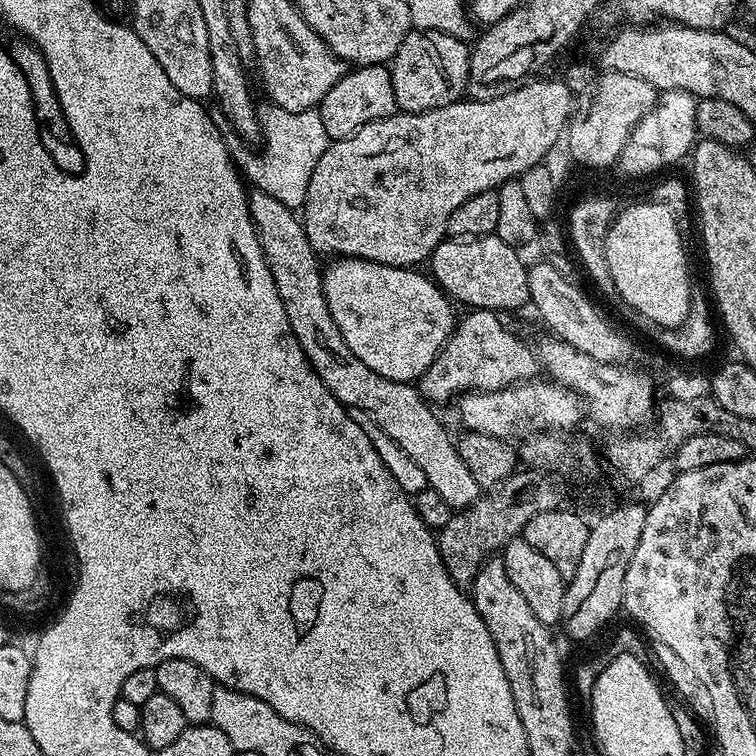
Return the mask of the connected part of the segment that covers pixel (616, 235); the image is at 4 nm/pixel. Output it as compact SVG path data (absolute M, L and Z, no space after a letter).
M632 202L628 206L611 223L606 238L606 261L616 287L615 295L624 299L629 309L646 315L659 326L678 328L688 316L694 291L688 277L685 237L666 206L651 202Z

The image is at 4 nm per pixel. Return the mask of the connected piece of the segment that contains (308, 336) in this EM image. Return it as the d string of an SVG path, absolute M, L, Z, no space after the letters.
M257 190L249 191L248 209L266 258L266 266L270 266L274 286L278 286L278 298L282 298L290 330L306 354L312 371L322 378L326 390L330 390L330 394L334 394L334 398L338 398L345 408L366 410L375 424L382 426L382 430L386 430L386 434L390 434L390 438L394 438L394 442L398 442L410 458L414 458L416 465L426 474L428 488L437 491L442 502L446 502L451 509L464 509L479 500L482 490L478 482L474 482L466 462L462 462L456 440L448 437L443 422L432 413L435 411L421 396L419 387L374 374L374 370L370 370L366 362L354 358L354 350L346 346L334 318L330 318L322 264L319 264L318 253L310 246L310 238L306 238L301 217L278 202L277 198Z

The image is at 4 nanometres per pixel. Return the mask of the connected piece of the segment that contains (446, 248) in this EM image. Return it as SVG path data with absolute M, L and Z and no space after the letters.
M473 236L471 238L445 238L441 240L430 257L430 275L457 305L469 304L469 309L490 308L493 312L509 314L515 308L529 303L526 264L520 261L521 253L517 249L506 246L502 238L497 236Z

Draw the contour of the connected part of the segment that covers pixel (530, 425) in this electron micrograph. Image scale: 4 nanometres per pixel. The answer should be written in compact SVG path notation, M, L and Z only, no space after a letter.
M552 380L538 381L521 382L502 391L465 393L458 402L464 426L492 437L520 440L541 432L567 432L584 418L584 404L576 392Z

